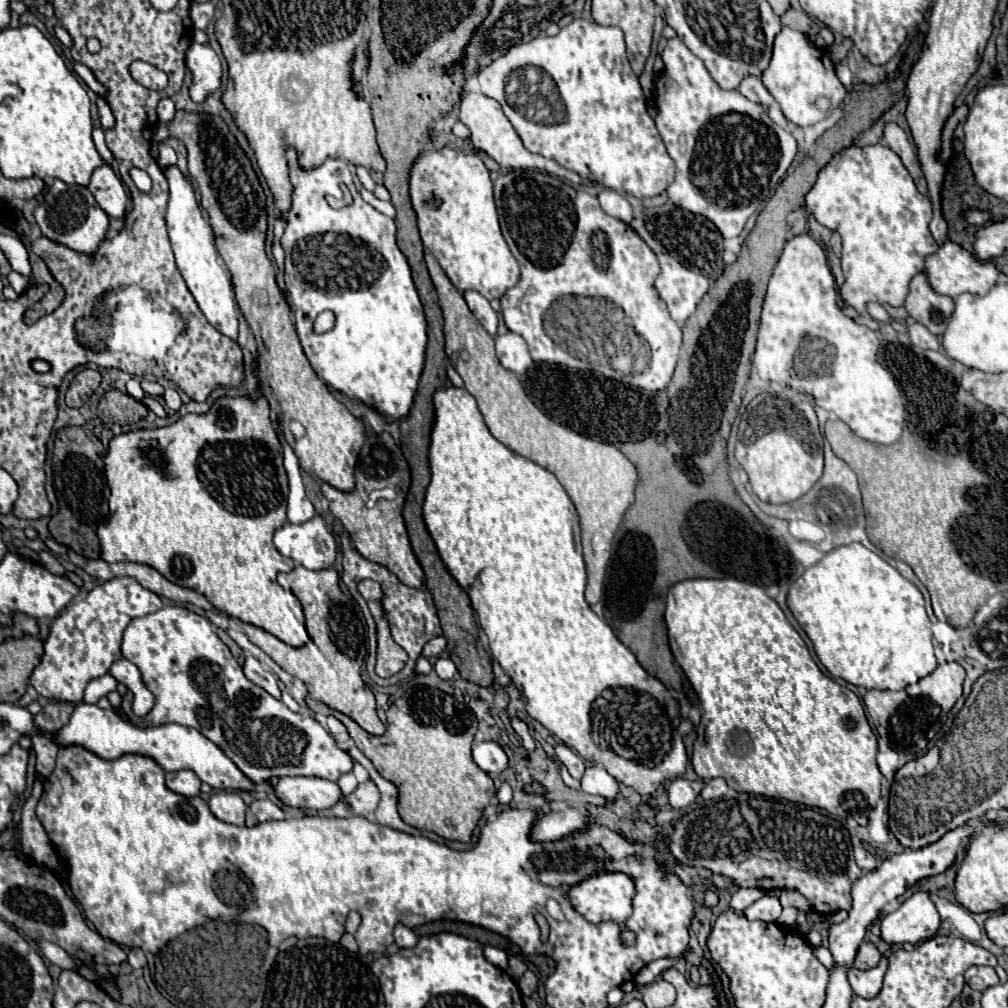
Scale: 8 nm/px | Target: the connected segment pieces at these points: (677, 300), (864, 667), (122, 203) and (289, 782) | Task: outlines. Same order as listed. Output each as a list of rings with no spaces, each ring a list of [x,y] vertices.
[[[661,254],[661,276],[655,282],[661,298],[667,302],[673,320],[683,324],[697,308],[701,298],[709,290],[709,280],[693,270],[687,270],[671,256]]]
[[[847,544],[847,546],[839,546],[831,552],[827,552],[815,566],[807,568],[789,588],[787,592],[787,606],[791,610],[791,614],[795,616],[795,620],[799,622],[799,626],[805,630],[805,634],[811,638],[813,642],[813,648],[821,660],[821,664],[833,674],[833,676],[839,676],[855,686],[865,686],[867,690],[875,688],[875,690],[903,690],[905,686],[921,680],[923,676],[931,674],[935,668],[937,668],[937,660],[935,660],[935,654],[933,654],[933,634],[931,634],[931,622],[929,622],[929,616],[925,612],[925,600],[923,600],[923,594],[919,592],[919,588],[909,582],[907,578],[903,578],[889,562],[885,562],[879,554],[871,552],[869,548],[865,548],[863,544]]]
[[[103,164],[97,168],[91,176],[91,182],[87,186],[91,194],[95,196],[97,204],[109,218],[123,218],[127,210],[127,192],[123,182],[117,178],[111,166]]]
[[[293,776],[279,778],[275,786],[275,796],[281,804],[297,810],[325,810],[339,802],[341,790],[337,782]]]

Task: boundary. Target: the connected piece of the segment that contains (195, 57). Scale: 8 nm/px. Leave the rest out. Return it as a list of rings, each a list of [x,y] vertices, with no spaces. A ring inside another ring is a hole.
[[[191,42],[187,50],[187,68],[193,72],[189,92],[195,102],[203,102],[207,94],[221,86],[221,62],[209,46]]]

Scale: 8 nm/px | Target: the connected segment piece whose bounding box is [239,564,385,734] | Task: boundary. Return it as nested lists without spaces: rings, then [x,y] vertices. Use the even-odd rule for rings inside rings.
[[[297,564],[291,572],[279,573],[277,580],[283,586],[285,586],[285,582],[289,582],[291,592],[303,604],[305,627],[310,641],[301,648],[293,648],[257,626],[239,622],[241,628],[245,630],[247,638],[253,644],[257,644],[265,654],[269,654],[285,672],[303,680],[311,698],[327,704],[333,710],[349,714],[369,734],[383,734],[385,726],[375,712],[375,696],[361,678],[361,664],[367,658],[365,618],[363,618],[359,604],[351,596],[343,594],[343,590],[339,586],[337,570],[325,568],[325,570],[313,572],[313,570],[307,570]],[[353,668],[357,668],[357,670],[353,672]]]

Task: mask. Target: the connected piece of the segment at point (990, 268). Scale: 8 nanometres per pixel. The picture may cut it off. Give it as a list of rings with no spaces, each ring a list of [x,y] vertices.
[[[947,240],[945,244],[939,246],[937,252],[925,256],[925,276],[929,280],[929,286],[937,294],[955,298],[955,296],[965,294],[965,292],[977,294],[977,296],[987,294],[991,290],[991,286],[995,286],[999,272],[997,272],[997,268],[991,262],[979,262],[979,260],[973,258],[971,252],[967,252],[965,248],[961,248],[955,242]]]

